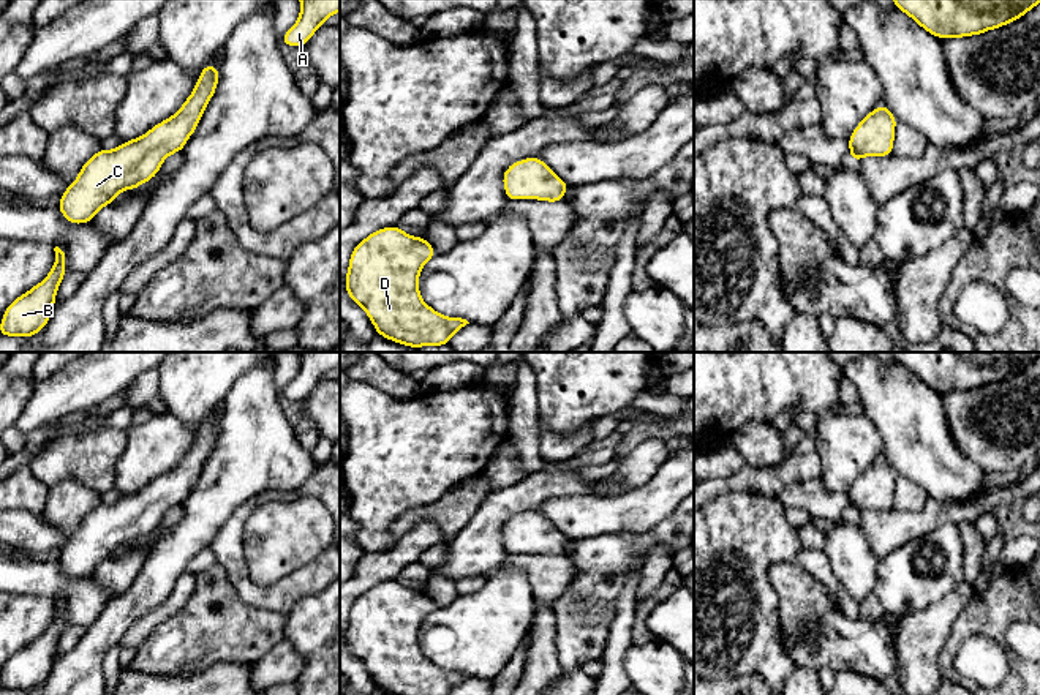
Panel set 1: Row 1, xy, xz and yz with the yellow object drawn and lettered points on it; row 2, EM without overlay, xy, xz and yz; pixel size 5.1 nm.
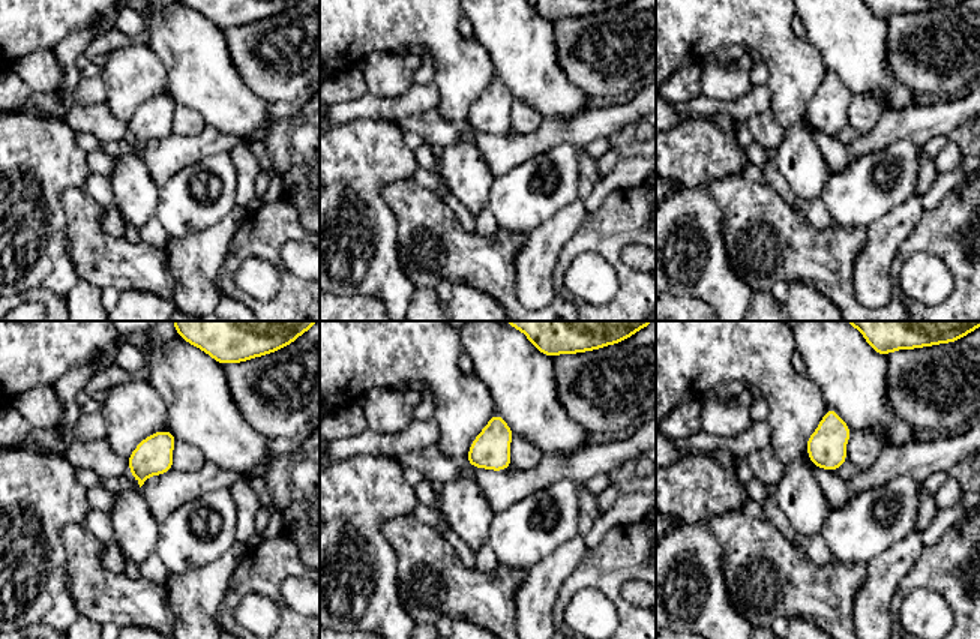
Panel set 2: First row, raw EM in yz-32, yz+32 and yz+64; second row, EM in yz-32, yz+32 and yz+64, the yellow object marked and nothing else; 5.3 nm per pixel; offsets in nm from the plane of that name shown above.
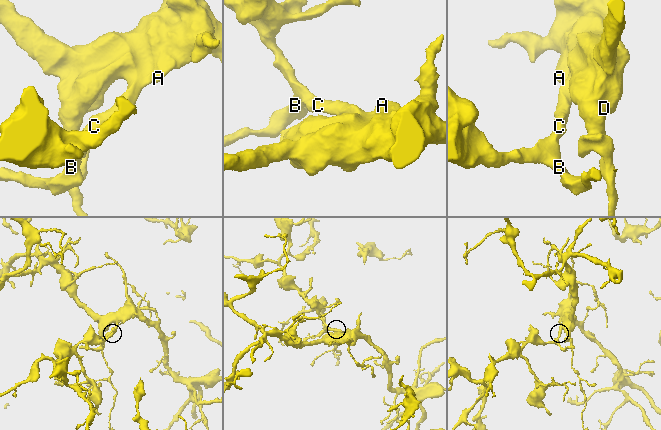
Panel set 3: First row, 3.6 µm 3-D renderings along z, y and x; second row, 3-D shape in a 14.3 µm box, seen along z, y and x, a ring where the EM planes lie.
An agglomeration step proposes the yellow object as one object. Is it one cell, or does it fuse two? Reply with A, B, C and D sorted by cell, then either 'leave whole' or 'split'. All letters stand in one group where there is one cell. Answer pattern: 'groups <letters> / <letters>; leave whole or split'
groups A B C D; leave whole

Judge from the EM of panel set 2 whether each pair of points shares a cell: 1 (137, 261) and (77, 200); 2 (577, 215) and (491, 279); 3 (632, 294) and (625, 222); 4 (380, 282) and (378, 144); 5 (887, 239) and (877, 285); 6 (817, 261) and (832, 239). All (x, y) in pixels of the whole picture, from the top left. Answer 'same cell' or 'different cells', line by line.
1: same cell
2: different cells
3: same cell
4: same cell
5: same cell
6: same cell

